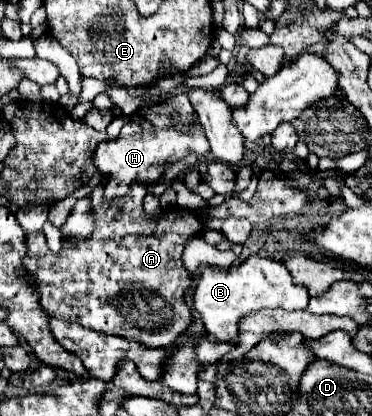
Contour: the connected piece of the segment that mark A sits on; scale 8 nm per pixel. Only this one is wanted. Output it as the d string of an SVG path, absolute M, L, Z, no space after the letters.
M139 181L131 183L129 191L123 197L105 199L95 191L95 229L93 233L75 243L63 243L61 251L53 253L47 247L43 233L29 233L27 247L29 255L25 259L27 271L33 273L41 305L49 317L63 321L79 323L87 329L101 331L107 335L119 335L129 341L147 343L149 347L167 347L171 345L193 321L191 307L185 303L185 293L191 287L193 277L183 267L183 245L193 237L199 237L205 231L205 225L197 219L195 211L181 207L163 211L159 215L147 215L143 211L143 187Z

